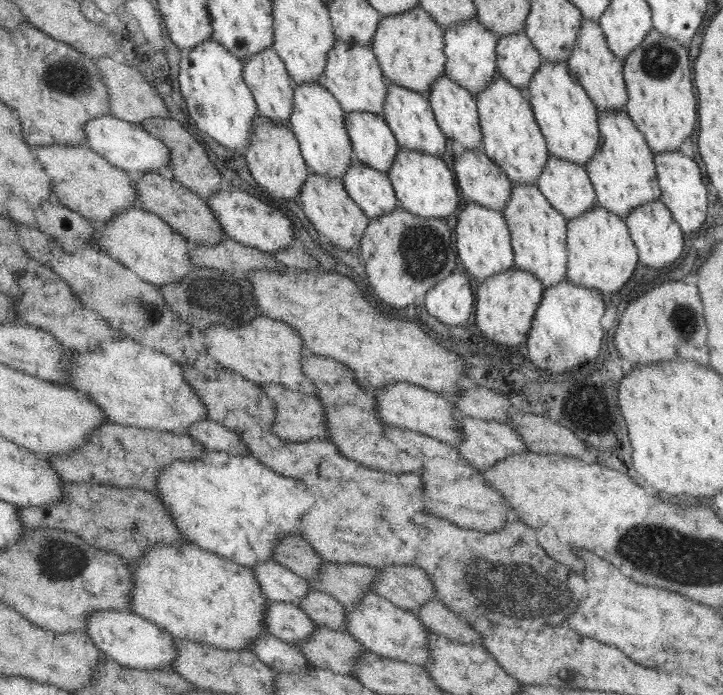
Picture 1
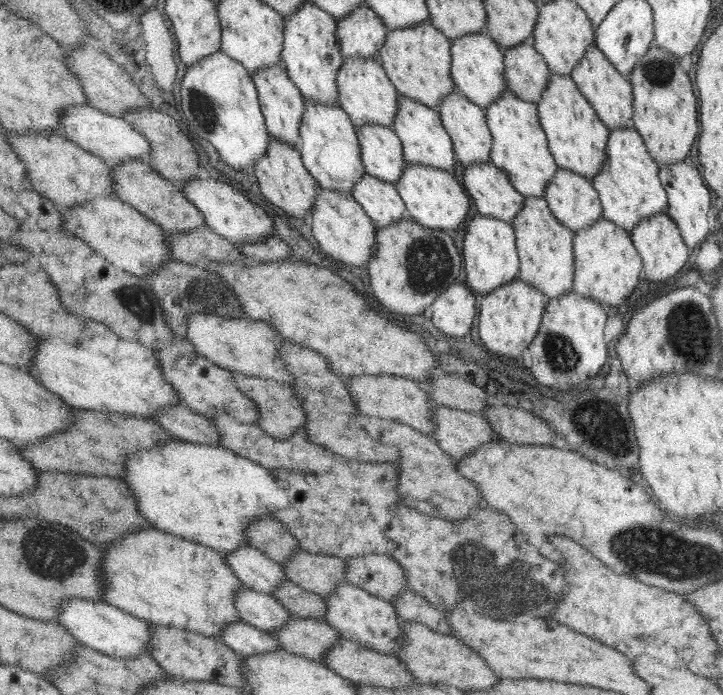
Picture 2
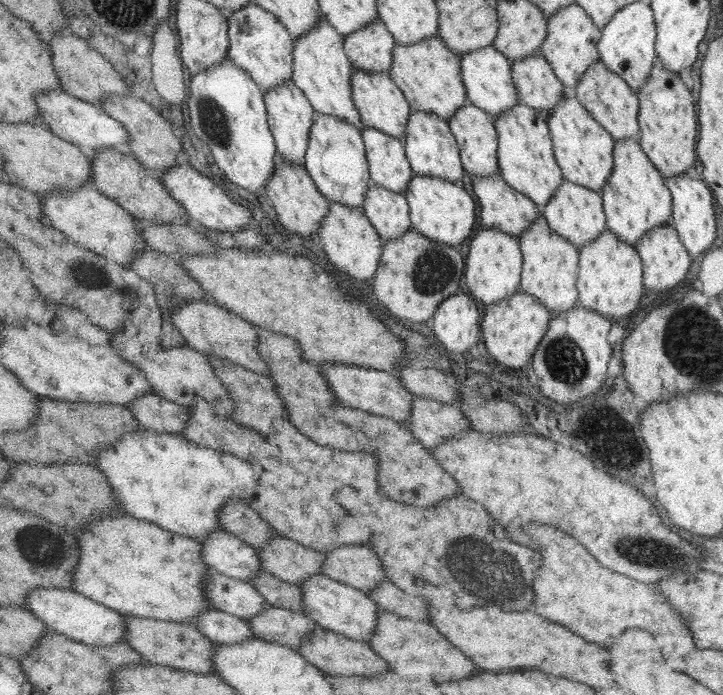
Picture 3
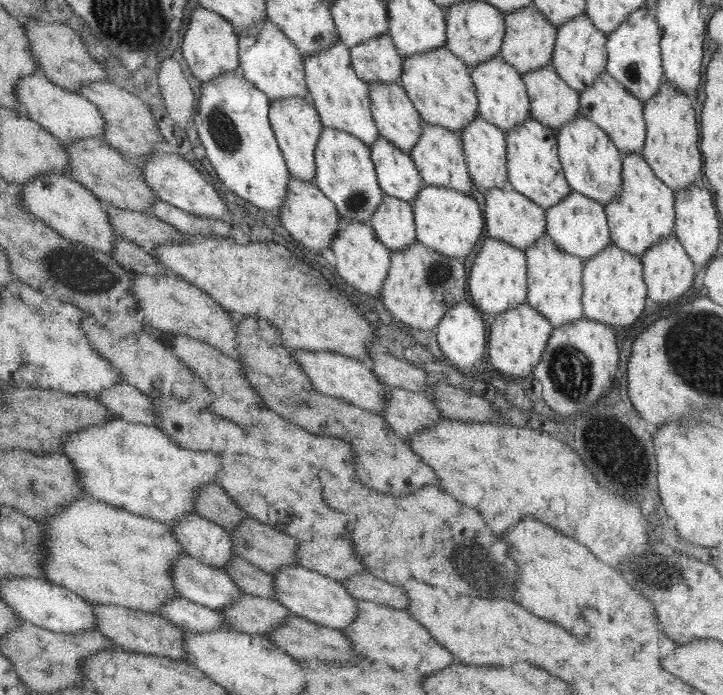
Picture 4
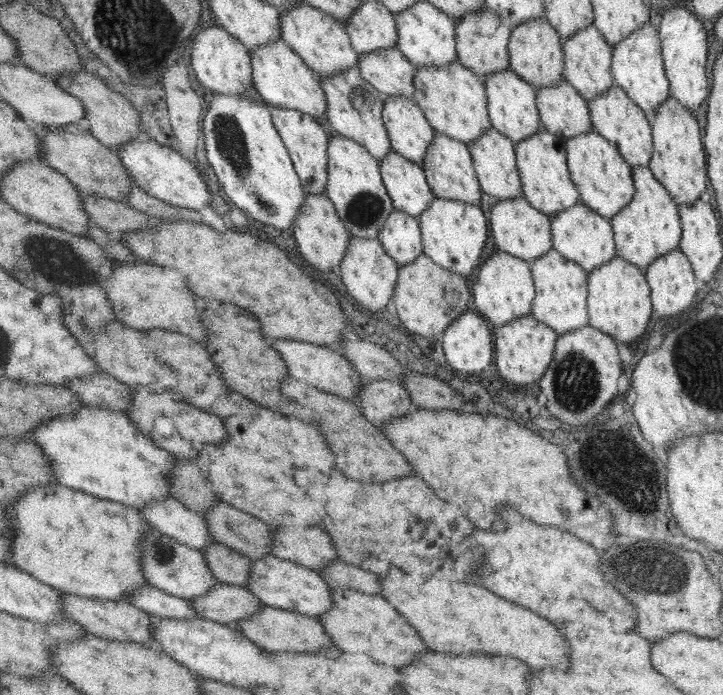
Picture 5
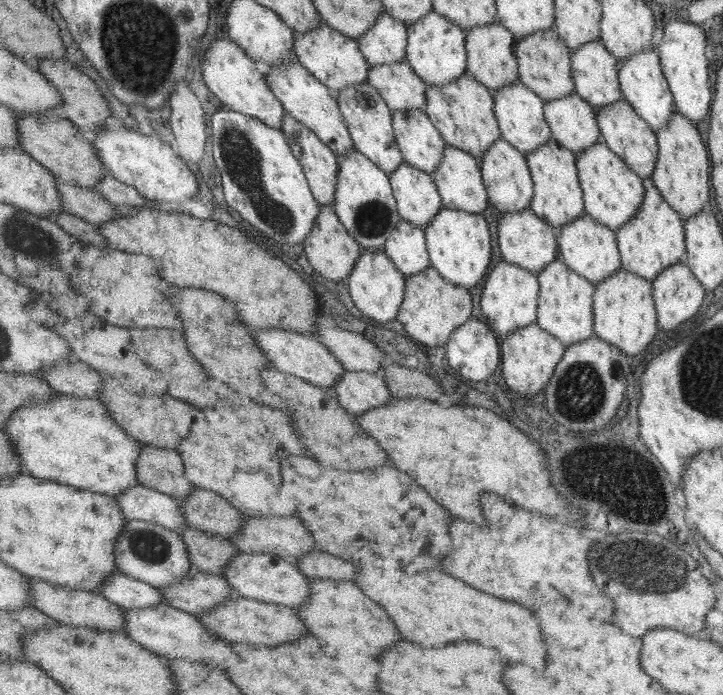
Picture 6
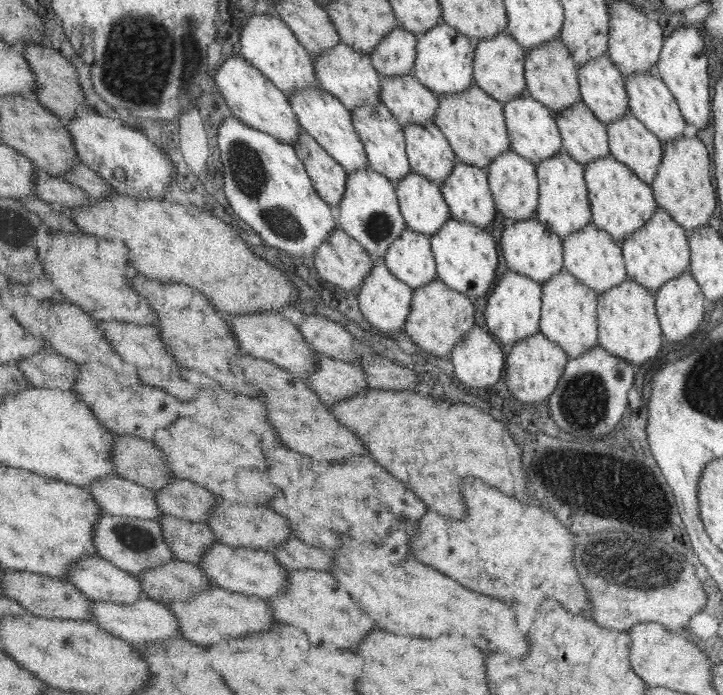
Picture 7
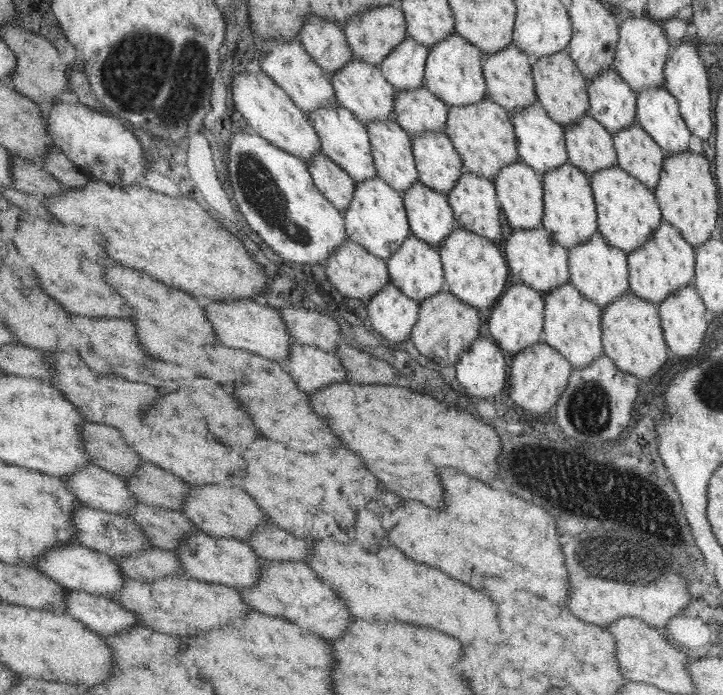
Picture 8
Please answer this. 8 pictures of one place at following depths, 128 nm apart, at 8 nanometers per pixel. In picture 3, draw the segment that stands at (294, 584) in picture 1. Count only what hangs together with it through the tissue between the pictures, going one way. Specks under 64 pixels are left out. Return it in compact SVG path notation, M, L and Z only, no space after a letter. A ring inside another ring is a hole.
M212 531L201 542L202 557L213 570L226 576L249 581L262 571L256 548L228 531Z

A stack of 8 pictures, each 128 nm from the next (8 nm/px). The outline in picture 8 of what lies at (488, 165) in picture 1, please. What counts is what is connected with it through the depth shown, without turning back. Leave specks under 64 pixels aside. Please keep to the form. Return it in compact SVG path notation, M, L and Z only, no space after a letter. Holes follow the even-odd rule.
M542 226L534 230L514 229L506 240L504 251L514 279L529 288L545 292L546 296L570 282L570 252Z

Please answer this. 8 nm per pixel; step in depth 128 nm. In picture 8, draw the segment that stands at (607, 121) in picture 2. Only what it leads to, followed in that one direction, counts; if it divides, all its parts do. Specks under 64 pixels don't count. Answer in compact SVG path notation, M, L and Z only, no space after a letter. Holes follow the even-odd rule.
M638 122L624 128L623 131L616 132L615 145L616 152L619 153L617 165L654 191L662 178L663 166L666 162L666 152L663 147Z

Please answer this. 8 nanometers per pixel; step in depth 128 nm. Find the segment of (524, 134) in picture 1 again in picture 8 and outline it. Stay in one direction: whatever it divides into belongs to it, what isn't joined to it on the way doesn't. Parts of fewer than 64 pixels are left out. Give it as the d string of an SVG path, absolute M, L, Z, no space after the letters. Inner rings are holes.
M569 162L560 168L554 168L543 175L546 187L542 227L546 229L564 248L570 249L587 243L599 230L598 205L595 203L594 190L591 188L590 176L576 165Z

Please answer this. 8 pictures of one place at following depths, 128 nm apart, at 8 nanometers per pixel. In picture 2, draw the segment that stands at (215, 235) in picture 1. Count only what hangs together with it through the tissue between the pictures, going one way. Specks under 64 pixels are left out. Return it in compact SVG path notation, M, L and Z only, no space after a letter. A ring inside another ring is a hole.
M144 158L130 159L111 165L116 178L116 196L127 201L132 208L138 209L144 216L158 223L167 233L180 234L196 230L207 224L203 213L183 194L181 186L169 181L161 173L156 172Z

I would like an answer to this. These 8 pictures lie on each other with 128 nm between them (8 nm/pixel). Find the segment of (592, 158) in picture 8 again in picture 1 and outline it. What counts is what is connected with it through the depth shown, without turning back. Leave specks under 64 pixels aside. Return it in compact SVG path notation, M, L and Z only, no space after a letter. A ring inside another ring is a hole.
M526 32L498 38L498 74L525 92L543 62L539 49Z

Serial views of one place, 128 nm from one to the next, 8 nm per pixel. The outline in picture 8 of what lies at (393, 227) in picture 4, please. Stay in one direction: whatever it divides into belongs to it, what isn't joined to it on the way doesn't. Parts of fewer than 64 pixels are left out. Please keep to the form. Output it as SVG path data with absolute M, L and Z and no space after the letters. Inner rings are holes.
M412 235L412 238L408 239L386 261L387 268L390 270L390 283L415 302L422 302L446 289L446 270L443 269L443 261L439 251L419 237Z

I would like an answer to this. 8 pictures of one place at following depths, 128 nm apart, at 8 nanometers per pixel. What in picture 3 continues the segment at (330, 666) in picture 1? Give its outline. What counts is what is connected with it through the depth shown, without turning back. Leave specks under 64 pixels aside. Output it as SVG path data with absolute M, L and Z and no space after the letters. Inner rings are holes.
M268 606L266 611L260 611L260 614L254 615L247 622L259 639L295 650L299 650L300 643L308 639L308 633L318 627L301 609L272 606Z

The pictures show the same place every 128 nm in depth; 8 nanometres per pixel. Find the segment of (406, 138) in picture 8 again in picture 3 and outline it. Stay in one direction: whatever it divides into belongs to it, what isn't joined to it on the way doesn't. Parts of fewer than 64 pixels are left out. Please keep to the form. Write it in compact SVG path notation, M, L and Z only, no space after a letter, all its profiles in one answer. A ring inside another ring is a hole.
M324 16L314 30L308 32L306 36L295 38L292 82L303 90L314 106L316 114L338 116L361 131L364 128L363 121L360 120L351 87L351 76L355 67L344 48L345 42L343 34Z

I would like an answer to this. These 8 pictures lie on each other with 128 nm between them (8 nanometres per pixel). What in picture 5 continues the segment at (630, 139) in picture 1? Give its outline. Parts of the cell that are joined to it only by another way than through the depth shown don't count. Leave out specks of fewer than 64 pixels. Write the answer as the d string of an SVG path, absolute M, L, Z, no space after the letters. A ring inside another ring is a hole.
M636 166L634 181L636 192L631 203L611 219L612 224L615 225L616 248L619 249L619 256L636 265L638 269L646 271L656 259L679 248L683 234L682 221L679 216L679 204L666 186L656 180L649 167Z

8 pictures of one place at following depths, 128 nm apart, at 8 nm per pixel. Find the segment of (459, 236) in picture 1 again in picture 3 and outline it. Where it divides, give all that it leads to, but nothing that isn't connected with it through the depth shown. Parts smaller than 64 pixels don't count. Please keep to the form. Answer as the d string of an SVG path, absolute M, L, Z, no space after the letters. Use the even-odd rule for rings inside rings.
M496 228L477 230L470 240L467 258L467 286L469 295L480 300L481 304L492 305L516 295L522 288L523 251L519 237Z

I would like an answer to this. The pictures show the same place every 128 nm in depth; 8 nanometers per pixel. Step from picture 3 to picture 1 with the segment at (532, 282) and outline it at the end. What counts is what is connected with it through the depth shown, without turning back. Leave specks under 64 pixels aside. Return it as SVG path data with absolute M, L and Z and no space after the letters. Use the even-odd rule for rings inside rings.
M516 184L512 188L511 199L502 210L511 231L511 244L515 251L515 267L520 271L532 273L544 286L551 288L566 278L566 264L570 256L566 256L566 220L544 196L537 185Z

